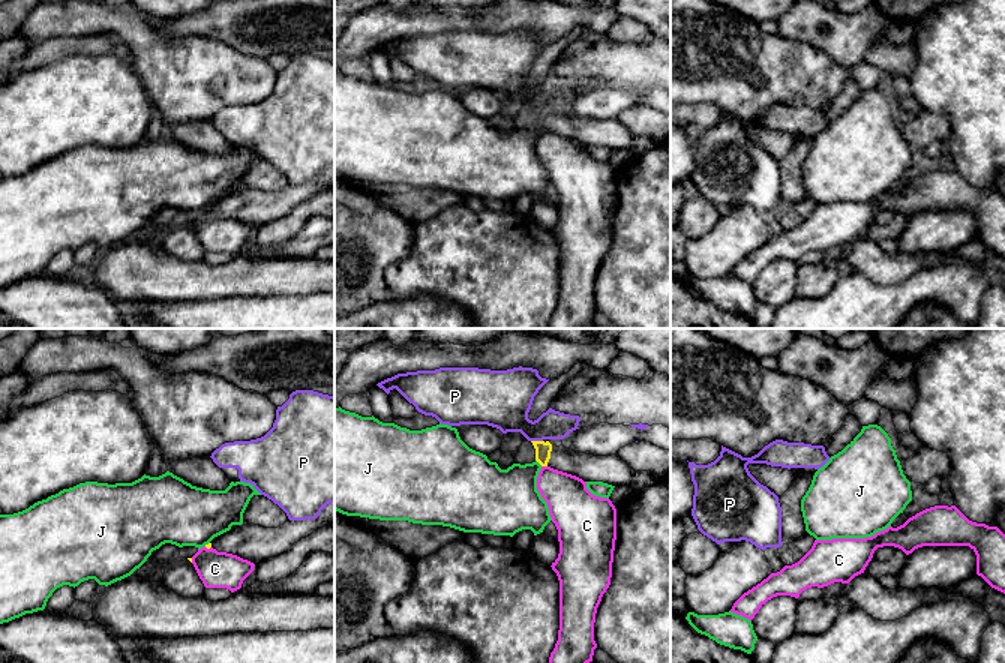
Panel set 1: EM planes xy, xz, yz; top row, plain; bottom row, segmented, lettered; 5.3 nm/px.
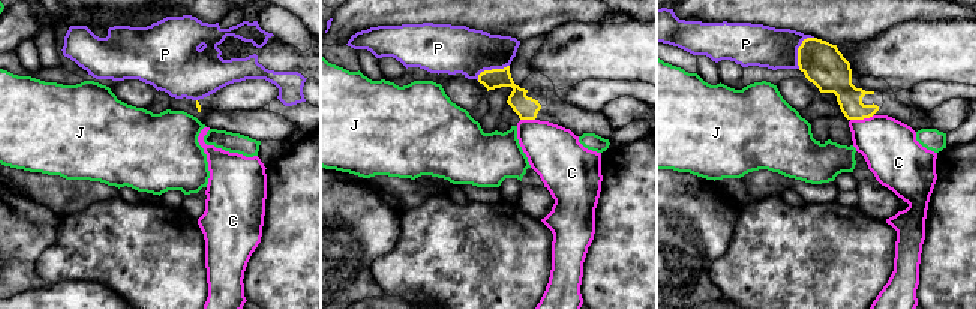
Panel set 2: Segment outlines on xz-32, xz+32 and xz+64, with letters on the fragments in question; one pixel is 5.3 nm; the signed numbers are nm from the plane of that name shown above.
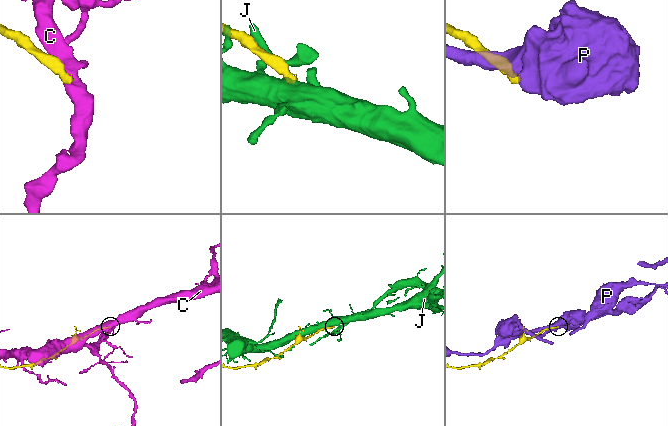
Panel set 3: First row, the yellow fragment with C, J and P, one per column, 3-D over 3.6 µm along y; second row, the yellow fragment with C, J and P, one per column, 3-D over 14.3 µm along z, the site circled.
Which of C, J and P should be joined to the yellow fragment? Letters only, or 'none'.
none

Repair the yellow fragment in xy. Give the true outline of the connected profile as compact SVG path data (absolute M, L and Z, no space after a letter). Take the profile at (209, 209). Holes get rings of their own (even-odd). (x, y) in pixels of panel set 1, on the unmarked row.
M334 166L327 168L316 183L286 184L278 192L264 192L243 186L236 195L226 195L214 201L207 213L226 216L260 228L268 222L286 216L294 207L314 195L330 190L334 186Z

